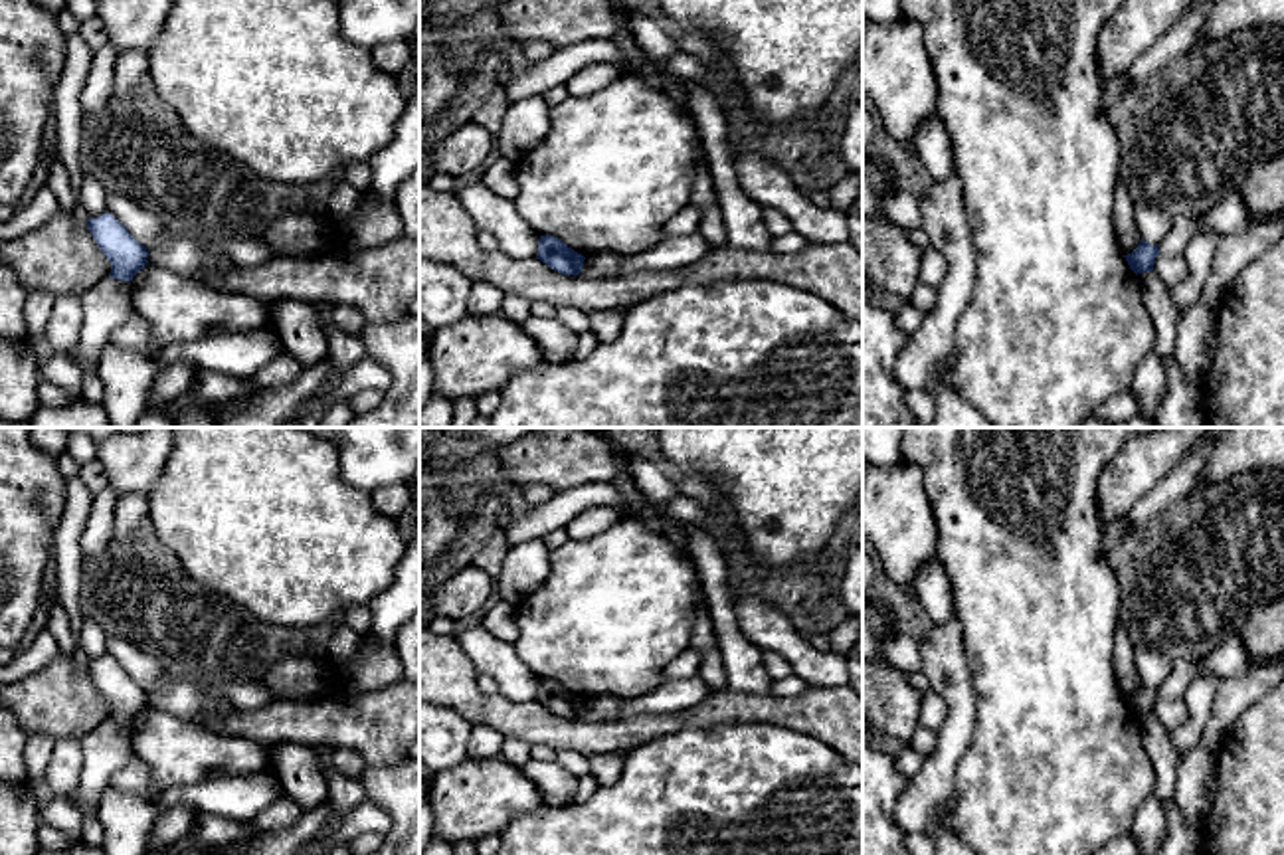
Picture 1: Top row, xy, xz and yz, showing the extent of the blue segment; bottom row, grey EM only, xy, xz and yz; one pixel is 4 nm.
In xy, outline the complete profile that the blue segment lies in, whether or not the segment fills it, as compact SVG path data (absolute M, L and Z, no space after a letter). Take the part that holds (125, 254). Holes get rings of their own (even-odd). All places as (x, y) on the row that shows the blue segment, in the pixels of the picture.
M109 212L89 218L87 230L111 263L111 279L133 281L133 277L148 263L146 247L140 245Z

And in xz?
M540 236L536 259L562 275L580 275L586 257L554 236Z

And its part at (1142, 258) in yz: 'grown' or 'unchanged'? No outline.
unchanged

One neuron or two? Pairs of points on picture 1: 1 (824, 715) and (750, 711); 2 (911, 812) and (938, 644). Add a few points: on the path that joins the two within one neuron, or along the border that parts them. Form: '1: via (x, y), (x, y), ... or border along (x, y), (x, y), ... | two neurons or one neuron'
1: via (806, 713), (768, 711) | one neuron
2: via (940, 770), (956, 735), (954, 685) | one neuron

